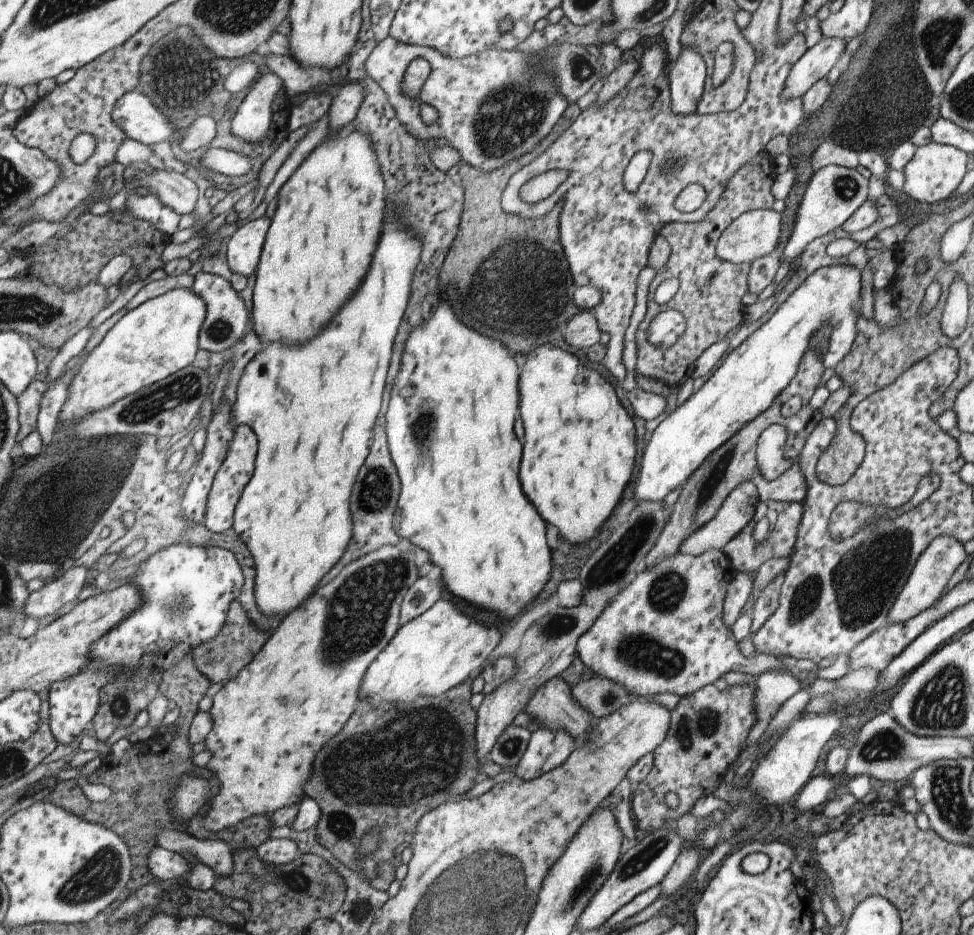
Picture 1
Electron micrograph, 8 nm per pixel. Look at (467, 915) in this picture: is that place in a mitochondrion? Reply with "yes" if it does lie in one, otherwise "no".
yes

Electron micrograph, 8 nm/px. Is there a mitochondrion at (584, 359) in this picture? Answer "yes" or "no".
no

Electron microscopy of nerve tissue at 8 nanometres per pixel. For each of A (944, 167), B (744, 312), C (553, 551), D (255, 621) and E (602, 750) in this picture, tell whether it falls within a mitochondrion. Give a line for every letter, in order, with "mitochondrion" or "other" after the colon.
A: other
B: other
C: other
D: other
E: other

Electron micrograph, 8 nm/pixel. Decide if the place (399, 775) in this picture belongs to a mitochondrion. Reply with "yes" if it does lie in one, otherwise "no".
yes

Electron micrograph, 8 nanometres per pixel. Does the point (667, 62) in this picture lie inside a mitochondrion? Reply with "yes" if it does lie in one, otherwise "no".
no

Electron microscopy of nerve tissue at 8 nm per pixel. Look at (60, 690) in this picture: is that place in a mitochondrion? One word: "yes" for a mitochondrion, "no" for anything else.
no

